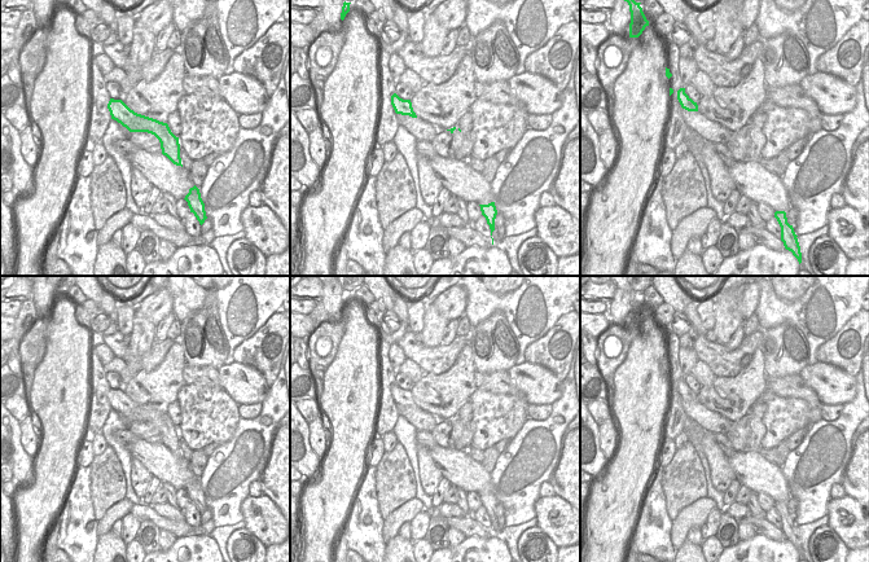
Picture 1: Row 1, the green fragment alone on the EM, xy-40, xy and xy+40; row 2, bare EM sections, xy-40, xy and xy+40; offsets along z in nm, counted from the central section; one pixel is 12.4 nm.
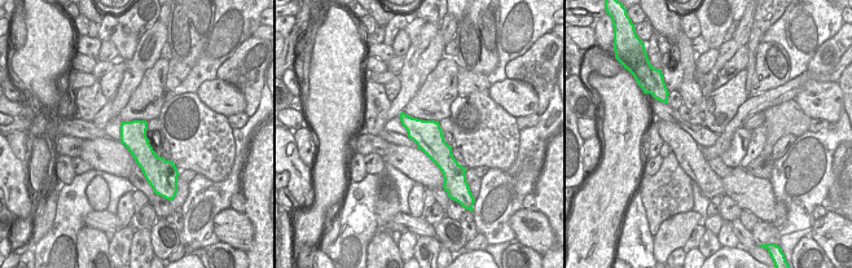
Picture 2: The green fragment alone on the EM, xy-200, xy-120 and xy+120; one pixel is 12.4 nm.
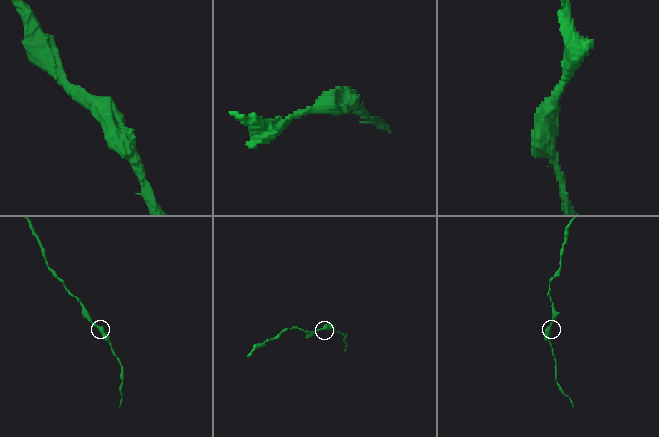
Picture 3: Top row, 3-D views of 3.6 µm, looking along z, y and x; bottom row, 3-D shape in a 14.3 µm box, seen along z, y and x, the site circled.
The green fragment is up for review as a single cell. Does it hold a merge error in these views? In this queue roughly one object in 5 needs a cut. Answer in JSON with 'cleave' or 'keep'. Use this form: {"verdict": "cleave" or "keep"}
{"verdict": "keep"}

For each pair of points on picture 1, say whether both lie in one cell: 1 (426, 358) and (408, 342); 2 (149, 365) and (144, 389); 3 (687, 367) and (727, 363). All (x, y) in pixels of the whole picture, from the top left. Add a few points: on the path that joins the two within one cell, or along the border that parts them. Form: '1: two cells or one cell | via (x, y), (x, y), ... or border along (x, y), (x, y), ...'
1: one cell | via (422, 355), (412, 346)
2: two cells | border along (169, 350), (158, 365), (150, 370), (143, 370)
3: two cells | border along (692, 348), (699, 359)

